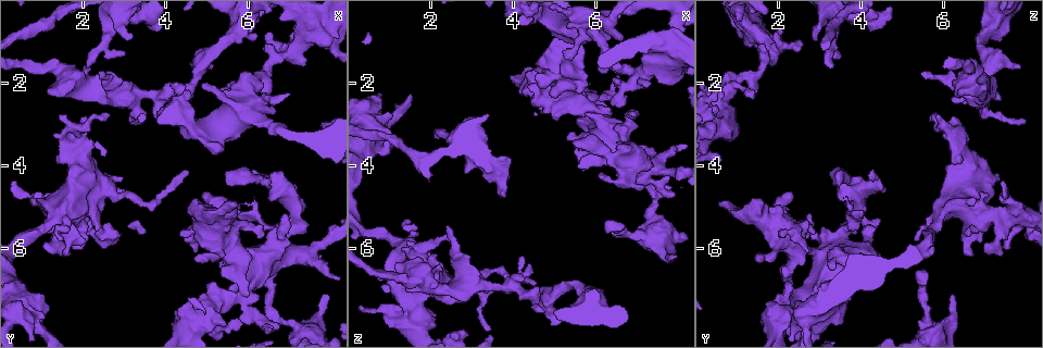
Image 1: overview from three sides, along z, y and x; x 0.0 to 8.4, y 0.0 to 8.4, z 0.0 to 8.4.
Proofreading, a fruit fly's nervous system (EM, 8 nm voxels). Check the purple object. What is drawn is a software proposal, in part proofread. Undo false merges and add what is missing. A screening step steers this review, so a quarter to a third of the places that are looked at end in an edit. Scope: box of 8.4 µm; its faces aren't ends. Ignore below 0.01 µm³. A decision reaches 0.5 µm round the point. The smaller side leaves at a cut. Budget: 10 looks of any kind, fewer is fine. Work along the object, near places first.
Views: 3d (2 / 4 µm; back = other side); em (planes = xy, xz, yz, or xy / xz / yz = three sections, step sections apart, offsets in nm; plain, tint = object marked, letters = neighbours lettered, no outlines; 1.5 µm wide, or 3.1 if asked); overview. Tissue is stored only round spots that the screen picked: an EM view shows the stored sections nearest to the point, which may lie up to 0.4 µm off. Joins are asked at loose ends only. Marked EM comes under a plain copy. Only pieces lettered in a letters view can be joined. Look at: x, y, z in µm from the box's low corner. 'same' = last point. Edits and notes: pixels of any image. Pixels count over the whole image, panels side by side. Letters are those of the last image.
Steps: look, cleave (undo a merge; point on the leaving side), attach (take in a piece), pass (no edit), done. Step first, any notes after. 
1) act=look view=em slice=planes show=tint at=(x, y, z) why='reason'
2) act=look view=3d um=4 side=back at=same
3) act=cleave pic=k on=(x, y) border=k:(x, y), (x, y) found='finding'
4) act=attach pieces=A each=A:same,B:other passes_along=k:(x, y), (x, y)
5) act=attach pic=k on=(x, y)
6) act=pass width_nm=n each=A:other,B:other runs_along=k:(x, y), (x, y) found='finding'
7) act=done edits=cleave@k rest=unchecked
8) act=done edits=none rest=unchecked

act=look view=em slice=planes show=letters at=(1.65, 6.20, 6.65) why='free end'

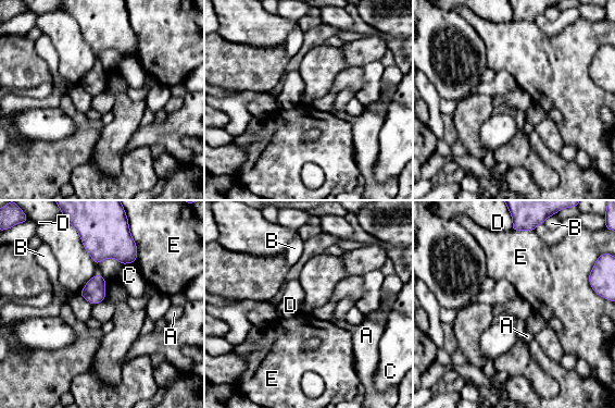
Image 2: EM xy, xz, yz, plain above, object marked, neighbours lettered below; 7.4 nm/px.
act=pass each=A:other,B:other,C:other,D:other,E:other border=2:(80, 296), (91, 305) found='no lettered piece goes on from it'

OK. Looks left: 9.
act=look view=em slice=xy step=4 show=tint at=(5.85, 0.60, 7.05) why='abrupt turn'

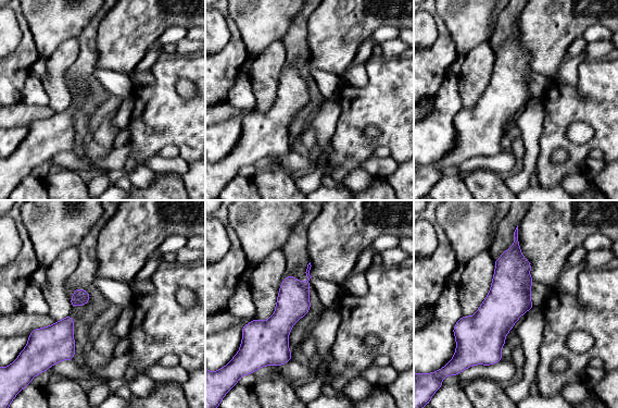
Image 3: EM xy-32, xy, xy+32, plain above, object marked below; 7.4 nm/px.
act=look view=em slice=planes show=letters at=same why='cut it another way'

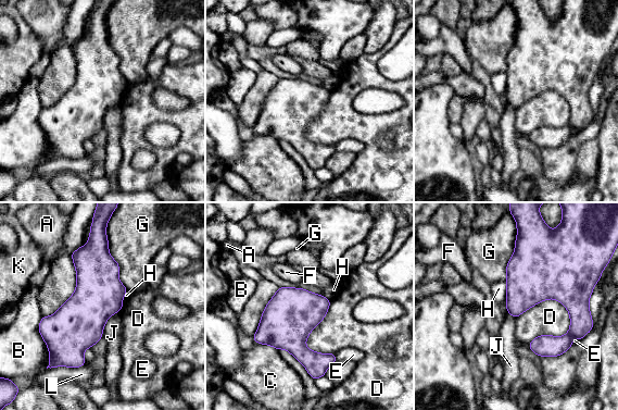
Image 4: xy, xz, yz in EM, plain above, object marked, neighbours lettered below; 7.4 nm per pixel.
act=pass longest_contact=G:460nm each=A:other,B:other,C:other,D:other,E:other,F:other,G:other,H:other,J:other,K:other,L:other border=4:(560, 301), (569, 330), (528, 345) found='all the same neuron'

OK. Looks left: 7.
act=look view=em slice=xy step=8 show=letters at=(6.75, 6.55, 5.40) why='branch stops here'

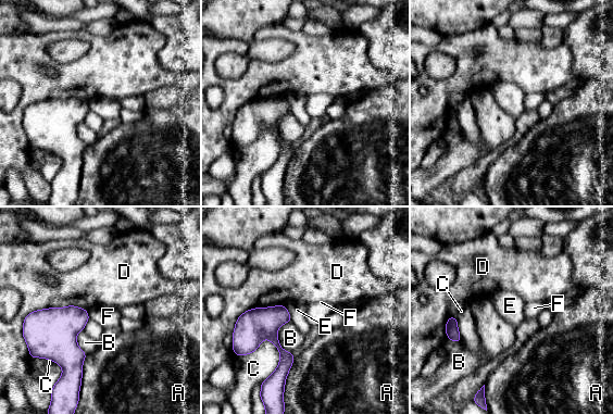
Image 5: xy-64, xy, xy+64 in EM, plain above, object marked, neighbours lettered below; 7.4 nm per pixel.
act=look view=em slice=planes show=letters at=same

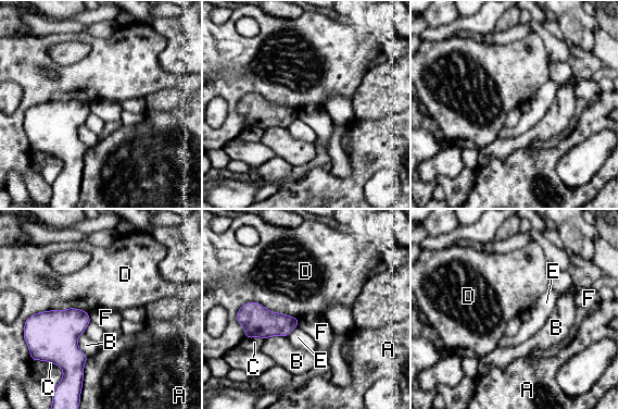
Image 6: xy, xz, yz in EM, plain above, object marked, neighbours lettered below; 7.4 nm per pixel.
act=pass width_nm=110 each=A:other,B:other,C:other,D:other,E:other,F:other border=6:(236, 312), (259, 302), (299, 320) found='no lettered piece goes on from it'

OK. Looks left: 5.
act=look view=em slice=xz step=8 show=tint at=(5.15, 5.15, 1.25) why='thick turns thin'

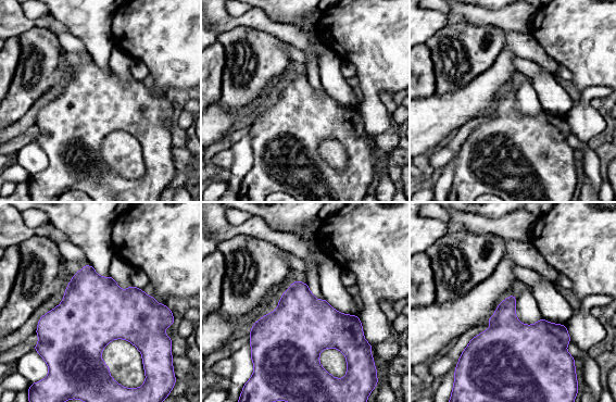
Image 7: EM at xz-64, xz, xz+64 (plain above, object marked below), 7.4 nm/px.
act=look view=em slice=planes show=letters at=same why='another direction'

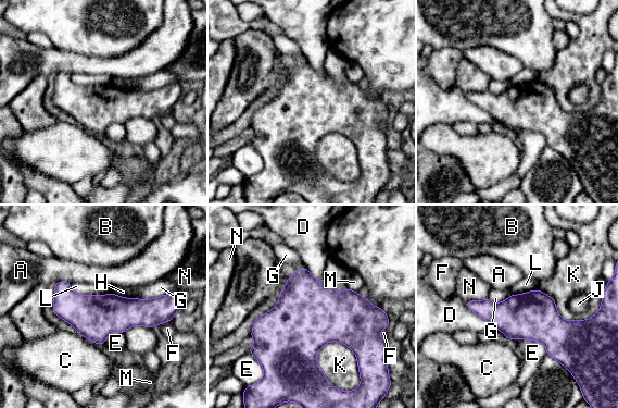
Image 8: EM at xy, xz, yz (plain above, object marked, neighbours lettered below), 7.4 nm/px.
act=pass each=A:other,B:other,C:other,D:other,E:other,F:other,G:other,H:other,J:other,K:other,L:other,M:other,N:other runs_along=8:(57, 286), (82, 311), (168, 305) found='one neuron here'

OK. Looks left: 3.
act=done edits=none rest=unchecked

